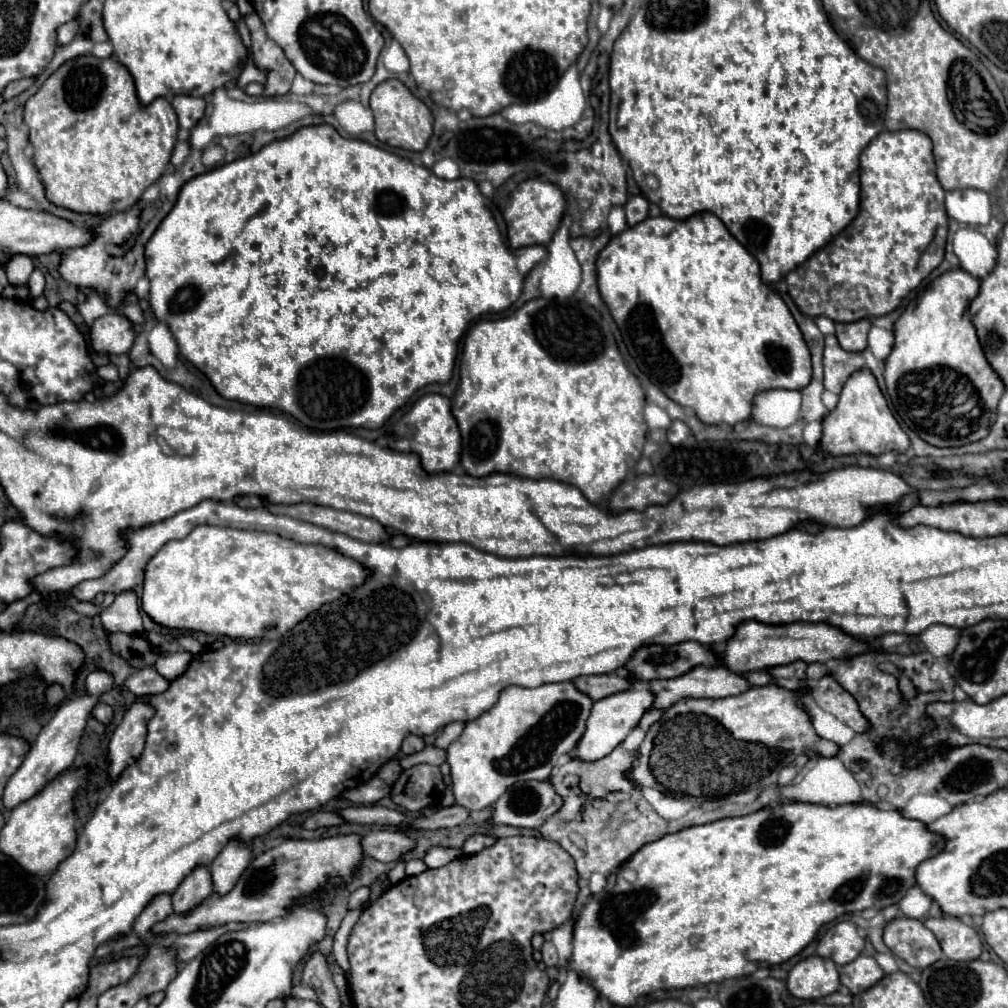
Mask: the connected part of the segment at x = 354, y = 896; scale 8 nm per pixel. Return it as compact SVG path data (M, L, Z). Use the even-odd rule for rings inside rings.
M358 888L356 892L352 892L350 898L348 898L348 910L356 908L358 904L362 904L368 898L368 894L370 894L370 888Z

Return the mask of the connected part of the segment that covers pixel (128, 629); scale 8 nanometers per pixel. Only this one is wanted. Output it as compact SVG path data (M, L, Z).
M122 592L116 600L100 612L100 622L106 632L124 632L124 634L140 634L142 632L142 616L140 606L134 592Z

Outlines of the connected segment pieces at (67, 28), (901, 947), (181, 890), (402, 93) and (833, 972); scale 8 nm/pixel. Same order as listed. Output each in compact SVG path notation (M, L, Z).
M76 20L62 24L62 26L58 28L58 44L60 44L60 46L66 46L68 42L72 42L72 38L76 36L76 32L78 32L78 22L76 22Z
M898 918L886 924L884 944L910 966L924 970L942 958L942 948L934 934L920 920Z
M196 866L172 894L174 912L182 914L192 910L194 906L198 906L202 900L206 900L212 894L212 888L214 884L212 884L208 866Z
M386 80L370 96L370 110L376 120L376 138L394 148L420 152L426 148L432 136L432 114L430 110L410 94L410 90L400 80Z
M812 956L798 962L788 974L788 990L802 1000L818 1000L838 990L840 978L836 964L830 958Z

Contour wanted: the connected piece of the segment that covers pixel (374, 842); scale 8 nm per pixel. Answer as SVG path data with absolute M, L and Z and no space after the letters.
M374 830L362 836L362 852L380 862L400 860L408 850L414 848L414 840L392 830Z

